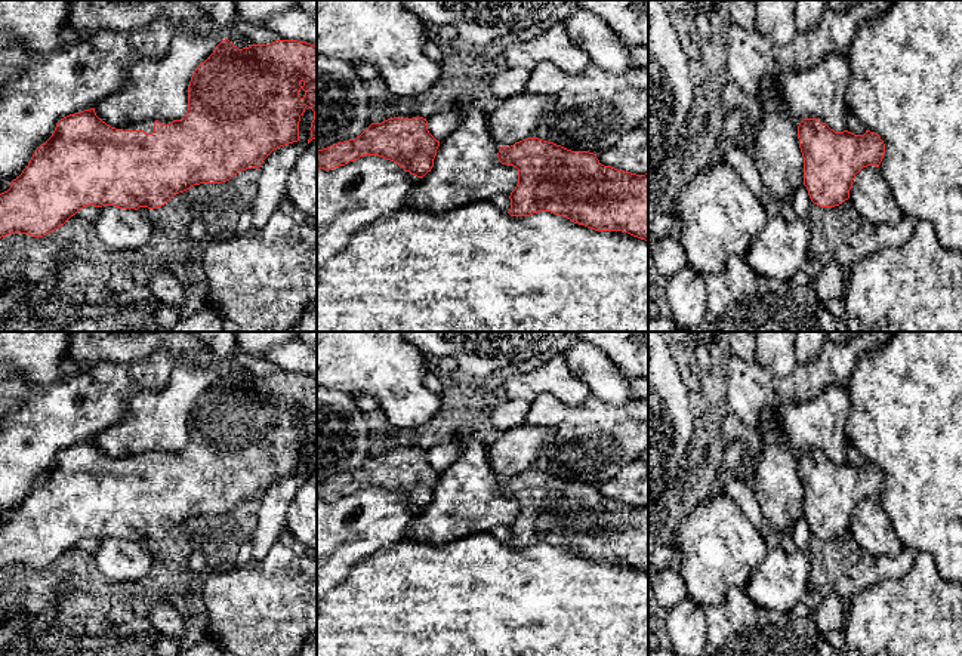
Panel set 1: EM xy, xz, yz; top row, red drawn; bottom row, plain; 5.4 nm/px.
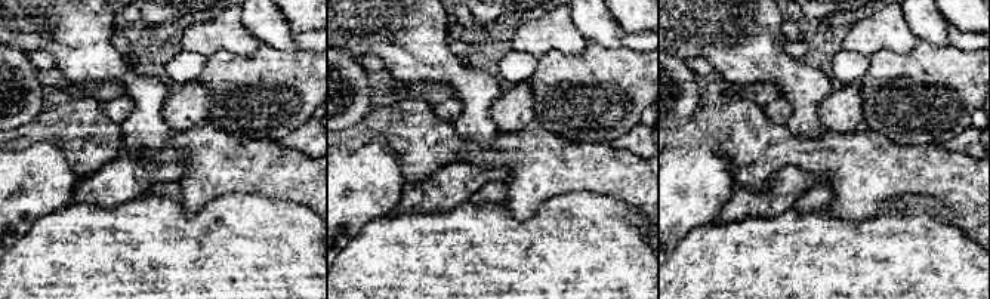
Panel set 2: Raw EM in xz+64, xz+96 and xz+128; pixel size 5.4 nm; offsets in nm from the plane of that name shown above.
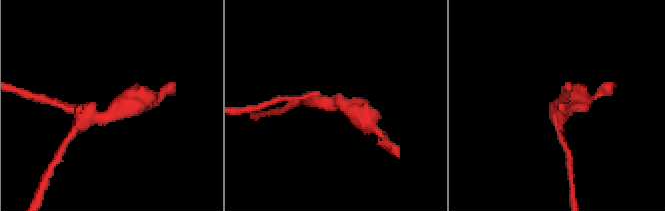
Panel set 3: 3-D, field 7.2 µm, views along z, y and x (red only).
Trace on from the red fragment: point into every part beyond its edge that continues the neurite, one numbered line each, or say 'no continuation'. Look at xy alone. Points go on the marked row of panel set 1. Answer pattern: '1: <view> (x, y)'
1: xy (147, 126)

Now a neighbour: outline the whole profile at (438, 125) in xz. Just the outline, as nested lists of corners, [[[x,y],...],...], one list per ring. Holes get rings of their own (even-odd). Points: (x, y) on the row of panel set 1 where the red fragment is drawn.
[[[457,108],[435,114],[426,118],[428,130],[437,141],[443,141],[444,138],[453,133],[462,118],[462,113]]]

